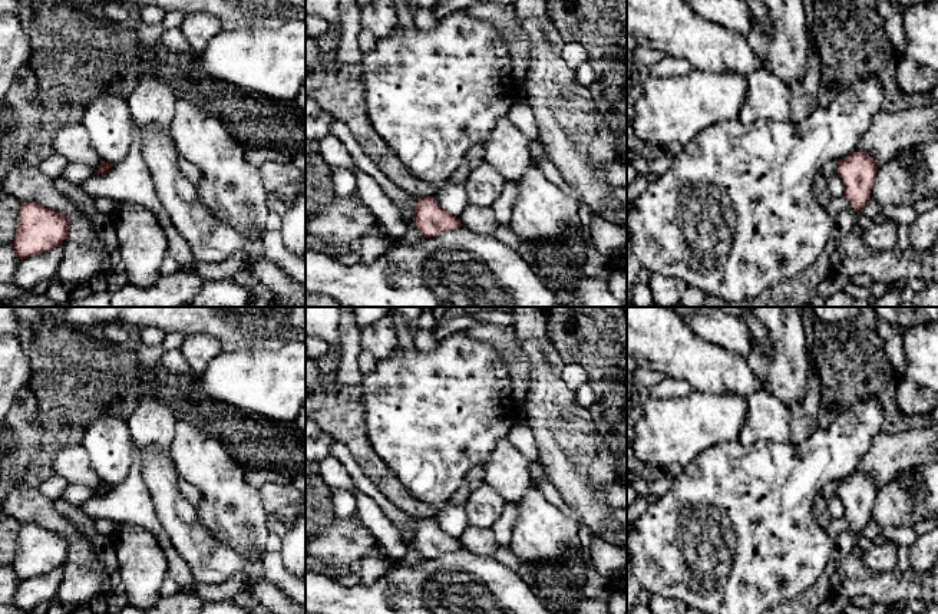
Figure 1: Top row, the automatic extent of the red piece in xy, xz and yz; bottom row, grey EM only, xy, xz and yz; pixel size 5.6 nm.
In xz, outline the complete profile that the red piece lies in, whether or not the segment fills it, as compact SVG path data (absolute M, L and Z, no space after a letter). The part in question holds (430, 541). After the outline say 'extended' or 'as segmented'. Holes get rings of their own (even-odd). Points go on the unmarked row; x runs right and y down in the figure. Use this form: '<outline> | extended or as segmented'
M435 518L417 519L413 542L417 552L426 559L462 548L460 541L443 532Z | as segmented

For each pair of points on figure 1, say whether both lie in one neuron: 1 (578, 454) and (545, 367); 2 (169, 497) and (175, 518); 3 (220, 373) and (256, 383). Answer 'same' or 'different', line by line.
1: same
2: same
3: same

